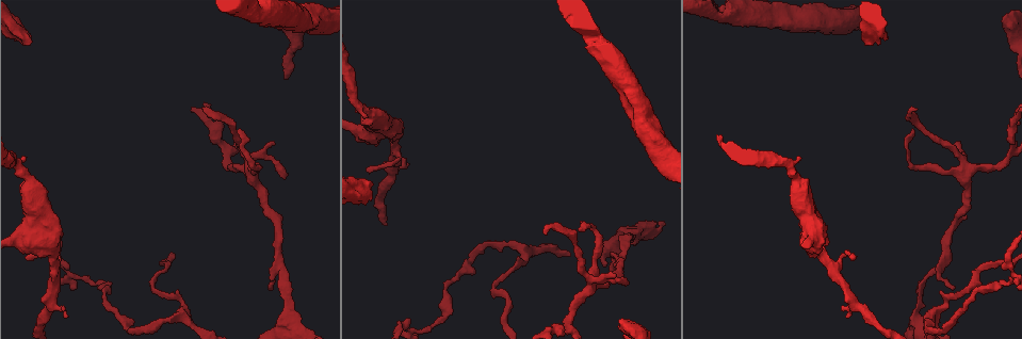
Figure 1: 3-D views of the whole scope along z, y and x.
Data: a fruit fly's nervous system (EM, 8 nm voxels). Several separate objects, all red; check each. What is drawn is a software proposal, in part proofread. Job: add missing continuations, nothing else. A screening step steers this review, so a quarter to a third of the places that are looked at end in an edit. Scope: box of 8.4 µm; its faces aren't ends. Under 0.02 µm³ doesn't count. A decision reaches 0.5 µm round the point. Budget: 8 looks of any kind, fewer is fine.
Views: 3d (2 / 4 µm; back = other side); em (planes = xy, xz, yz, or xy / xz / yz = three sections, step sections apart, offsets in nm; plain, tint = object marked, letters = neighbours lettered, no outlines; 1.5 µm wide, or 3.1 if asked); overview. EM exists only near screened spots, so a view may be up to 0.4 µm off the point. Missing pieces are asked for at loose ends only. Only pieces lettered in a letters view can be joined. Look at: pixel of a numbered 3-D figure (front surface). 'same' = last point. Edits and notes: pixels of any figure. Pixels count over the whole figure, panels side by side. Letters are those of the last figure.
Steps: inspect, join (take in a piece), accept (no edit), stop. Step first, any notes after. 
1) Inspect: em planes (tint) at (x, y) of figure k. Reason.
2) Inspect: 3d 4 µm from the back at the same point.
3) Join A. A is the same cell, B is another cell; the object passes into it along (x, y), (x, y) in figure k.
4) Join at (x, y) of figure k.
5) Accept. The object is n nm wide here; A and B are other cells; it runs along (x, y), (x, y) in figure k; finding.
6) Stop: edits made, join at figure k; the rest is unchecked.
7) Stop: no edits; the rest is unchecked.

Inspect: em xz step 4 (tint) at (55, 216) of figure 1. Branch stops here.

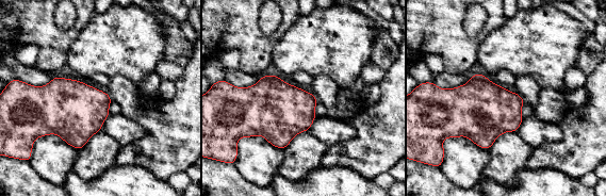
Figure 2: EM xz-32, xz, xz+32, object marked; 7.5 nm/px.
Inspect: em planes (letters) at the same point. Another direction.

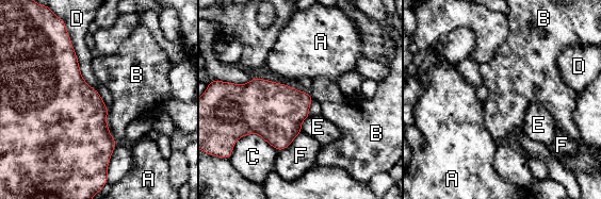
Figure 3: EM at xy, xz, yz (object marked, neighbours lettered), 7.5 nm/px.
Accept. The longest contact is with D, 500 nm; A, B, C, D, E and F are other cells; a border runs along (66, 31), (80, 73), (96, 90) in figure 3; none of them fits.

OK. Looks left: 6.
Inspect: em planes (letters) at (369, 169) of figure 1.

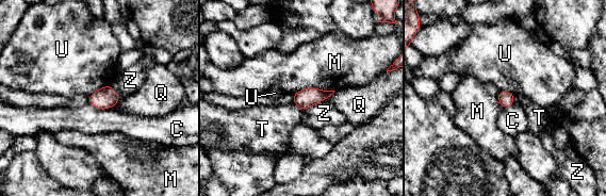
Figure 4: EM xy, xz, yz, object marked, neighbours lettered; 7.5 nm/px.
Accept. C, M, Q, T, U and Z are other cells; a border runs along (292, 102), (302, 111) in figure 4; no lettered piece goes on from it.

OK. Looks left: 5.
Inspect: em planes (tint) at (371, 182) of figure 1. Branch stops here.

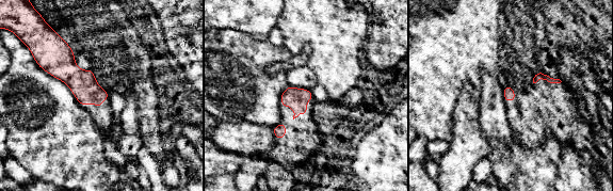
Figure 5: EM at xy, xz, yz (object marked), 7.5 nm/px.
Inspect: em planes (letters) at the same point.

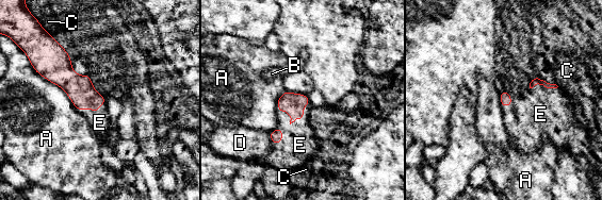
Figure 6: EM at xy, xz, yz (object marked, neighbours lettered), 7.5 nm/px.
Join at (299, 145) of figure 6. E is the same cell, A, B, C and D are other cells; the object passes into it along (293, 103), (303, 116), (299, 145) in figure 6; it goes on there.

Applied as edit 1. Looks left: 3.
Stop: edits made, join at figure 6; the rest is unchecked.

